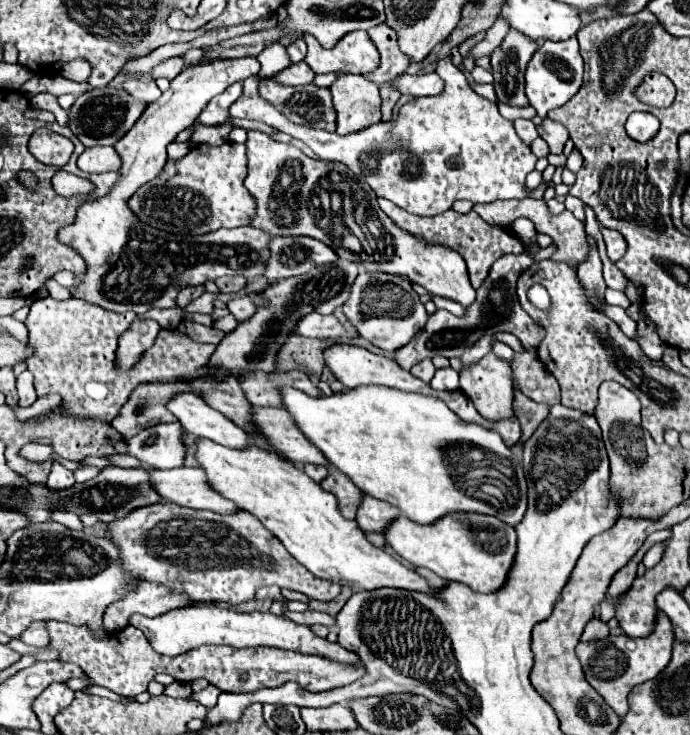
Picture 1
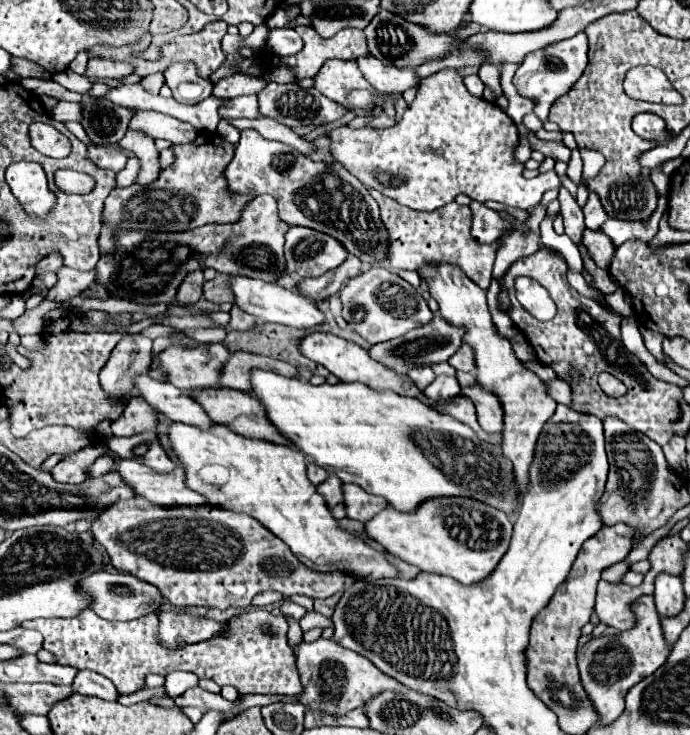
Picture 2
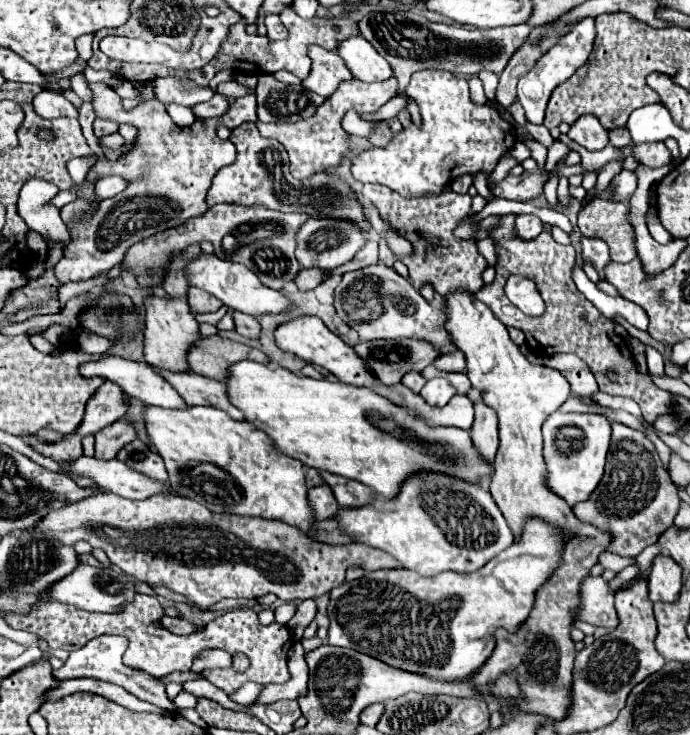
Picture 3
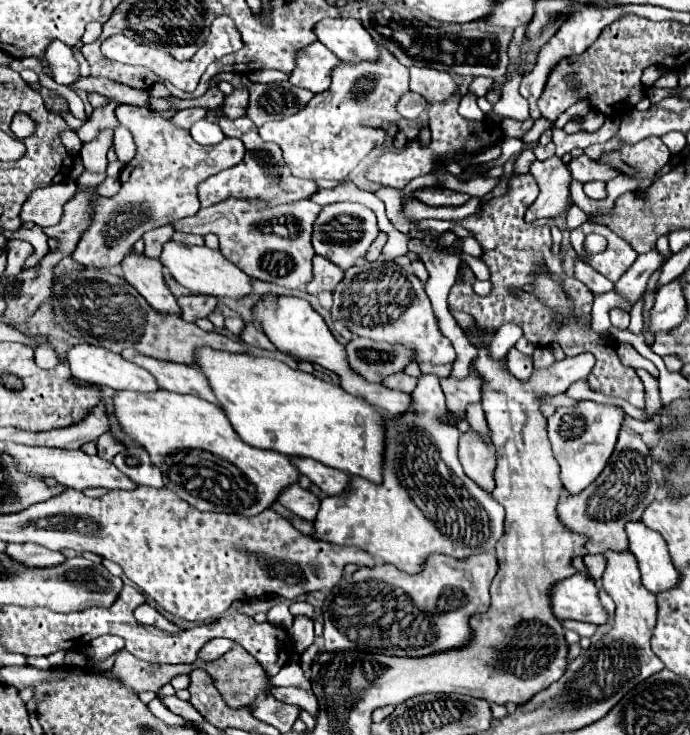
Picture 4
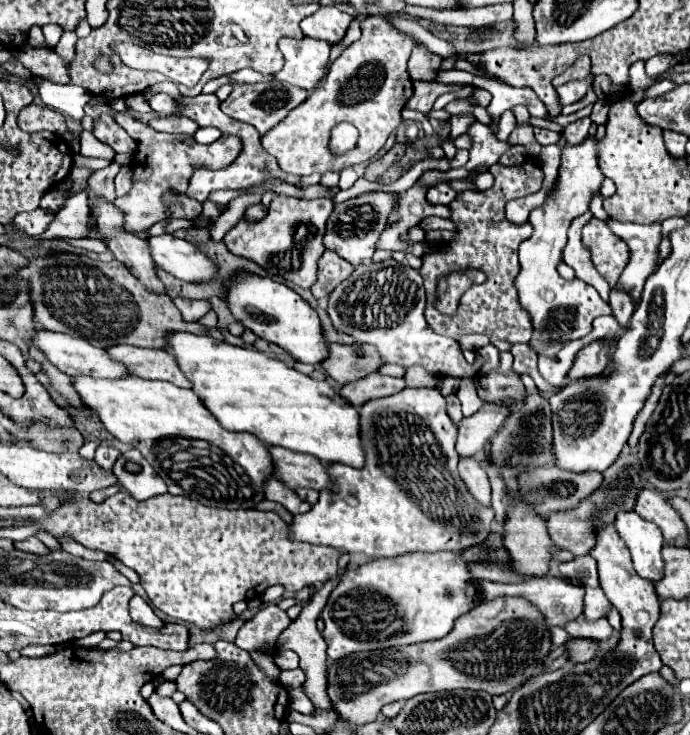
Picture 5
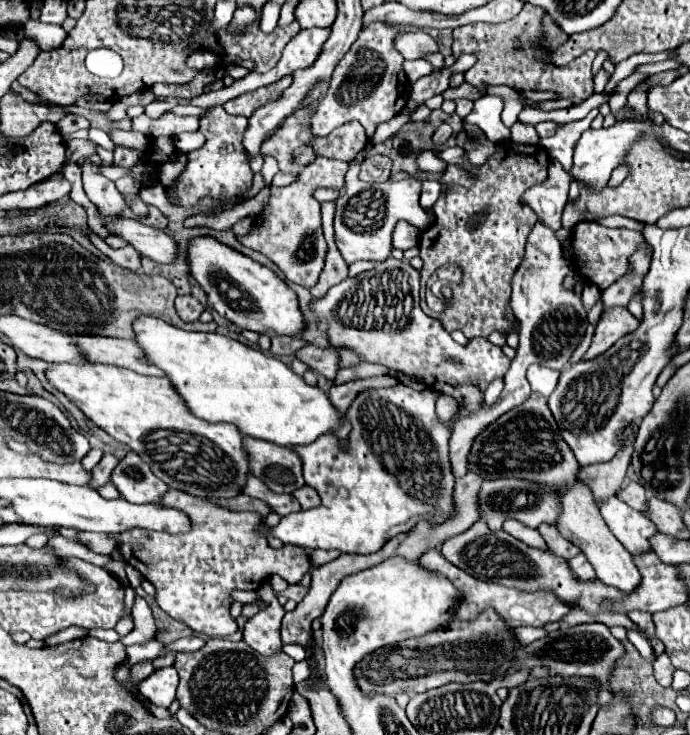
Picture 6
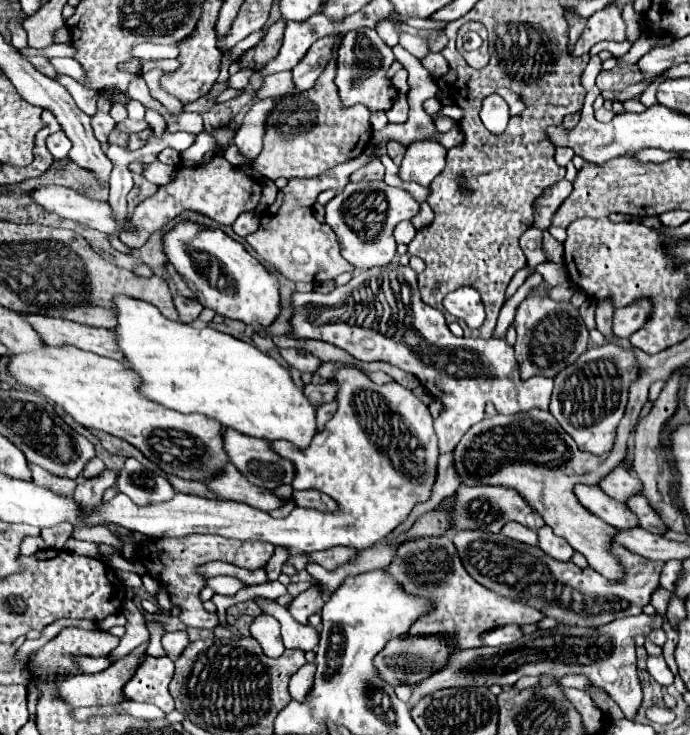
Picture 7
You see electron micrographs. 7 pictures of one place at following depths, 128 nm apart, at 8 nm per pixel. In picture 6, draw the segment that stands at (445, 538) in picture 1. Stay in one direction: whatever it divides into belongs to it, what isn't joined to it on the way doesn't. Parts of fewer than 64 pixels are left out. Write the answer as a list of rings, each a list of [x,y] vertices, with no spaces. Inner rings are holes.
[[[402,382],[392,388],[360,392],[344,416],[352,426],[344,448],[334,432],[320,436],[308,446],[290,448],[300,456],[304,480],[319,492],[322,504],[284,516],[274,528],[262,522],[256,532],[266,538],[274,536],[284,544],[302,546],[304,550],[336,548],[350,554],[372,554],[388,538],[408,532],[418,518],[446,518],[452,512],[454,476],[448,460],[450,430],[444,422],[436,420],[436,398],[438,394],[432,390],[420,392]],[[388,466],[390,470],[400,470],[400,480],[408,480],[408,490],[404,490],[396,474],[388,472]]]

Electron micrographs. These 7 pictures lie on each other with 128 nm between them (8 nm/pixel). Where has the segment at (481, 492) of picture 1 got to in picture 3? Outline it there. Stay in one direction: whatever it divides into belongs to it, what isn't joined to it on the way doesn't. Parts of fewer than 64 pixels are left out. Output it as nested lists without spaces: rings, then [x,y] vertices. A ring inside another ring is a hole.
[[[240,360],[232,364],[226,376],[226,392],[228,400],[244,414],[244,420],[254,424],[258,430],[266,432],[274,448],[280,454],[292,456],[300,460],[302,464],[326,470],[332,474],[340,474],[350,480],[358,480],[384,498],[394,498],[398,494],[400,484],[418,470],[434,470],[434,472],[446,472],[452,476],[458,476],[462,480],[474,482],[474,484],[488,484],[488,476],[494,472],[490,464],[484,464],[478,452],[472,446],[470,434],[462,428],[442,428],[442,426],[428,426],[424,422],[414,420],[412,412],[384,400],[376,392],[368,388],[356,388],[342,382],[328,382],[328,380],[316,380],[308,376],[298,376],[286,368],[268,368],[266,364],[252,362],[252,360]]]

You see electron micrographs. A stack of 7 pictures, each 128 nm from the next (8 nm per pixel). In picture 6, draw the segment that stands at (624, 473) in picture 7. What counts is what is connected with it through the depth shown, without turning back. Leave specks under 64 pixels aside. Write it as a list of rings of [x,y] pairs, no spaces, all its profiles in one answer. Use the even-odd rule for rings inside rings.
[[[628,482],[618,494],[616,494],[622,502],[626,502],[628,506],[632,506],[634,510],[644,510],[646,508],[646,490],[640,482]]]

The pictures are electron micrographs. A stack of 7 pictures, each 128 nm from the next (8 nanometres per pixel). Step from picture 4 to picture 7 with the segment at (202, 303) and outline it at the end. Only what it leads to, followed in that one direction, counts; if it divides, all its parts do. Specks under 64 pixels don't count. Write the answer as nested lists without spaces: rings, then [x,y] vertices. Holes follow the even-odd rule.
[[[180,294],[174,296],[174,306],[180,314],[180,322],[194,322],[198,318],[198,314],[202,312],[202,304],[198,300],[192,300],[192,298],[184,298]]]

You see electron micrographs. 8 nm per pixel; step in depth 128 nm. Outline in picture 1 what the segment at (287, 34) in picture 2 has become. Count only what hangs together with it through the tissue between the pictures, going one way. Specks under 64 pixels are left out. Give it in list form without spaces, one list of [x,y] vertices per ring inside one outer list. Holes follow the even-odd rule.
[[[296,38],[294,42],[290,42],[286,46],[286,52],[288,52],[292,62],[300,62],[304,58],[304,54],[306,54],[306,42],[302,38]]]

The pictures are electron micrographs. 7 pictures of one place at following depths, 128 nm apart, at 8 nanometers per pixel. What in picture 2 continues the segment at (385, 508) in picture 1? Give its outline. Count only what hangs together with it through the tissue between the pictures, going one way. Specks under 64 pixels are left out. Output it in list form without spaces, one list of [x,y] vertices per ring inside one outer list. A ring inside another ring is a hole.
[[[342,484],[342,488],[344,488],[344,506],[348,518],[368,522],[372,516],[380,512],[380,508],[388,506],[384,498],[368,494],[364,488],[356,484]]]

